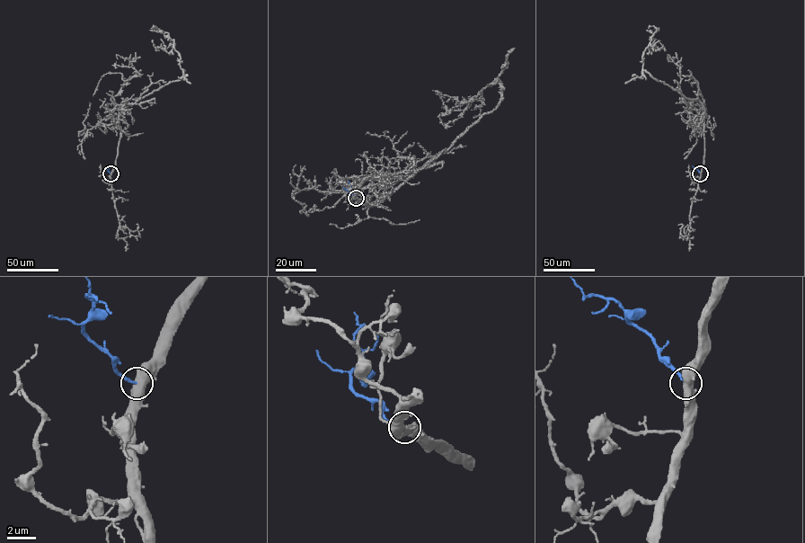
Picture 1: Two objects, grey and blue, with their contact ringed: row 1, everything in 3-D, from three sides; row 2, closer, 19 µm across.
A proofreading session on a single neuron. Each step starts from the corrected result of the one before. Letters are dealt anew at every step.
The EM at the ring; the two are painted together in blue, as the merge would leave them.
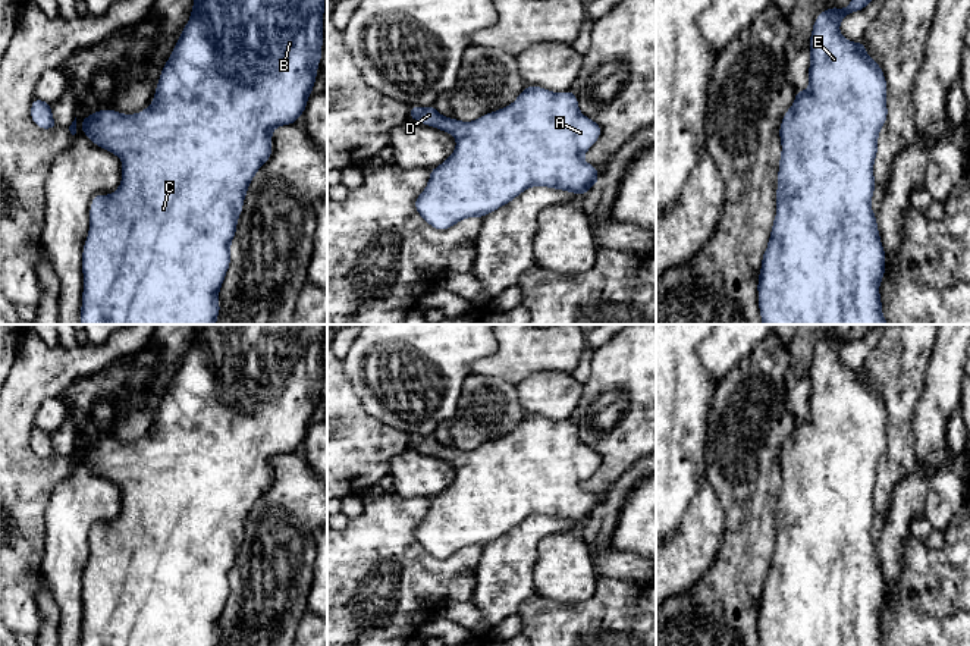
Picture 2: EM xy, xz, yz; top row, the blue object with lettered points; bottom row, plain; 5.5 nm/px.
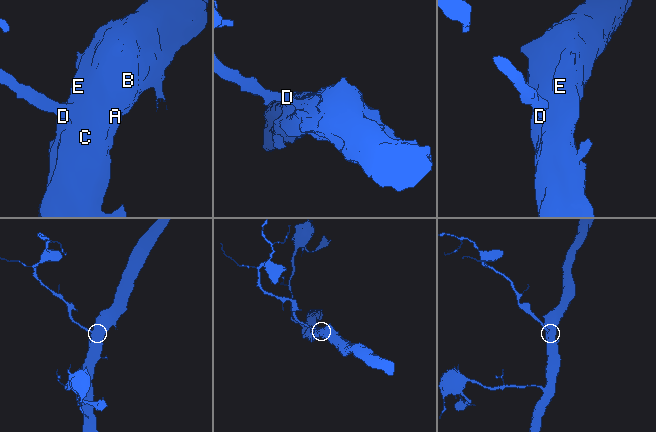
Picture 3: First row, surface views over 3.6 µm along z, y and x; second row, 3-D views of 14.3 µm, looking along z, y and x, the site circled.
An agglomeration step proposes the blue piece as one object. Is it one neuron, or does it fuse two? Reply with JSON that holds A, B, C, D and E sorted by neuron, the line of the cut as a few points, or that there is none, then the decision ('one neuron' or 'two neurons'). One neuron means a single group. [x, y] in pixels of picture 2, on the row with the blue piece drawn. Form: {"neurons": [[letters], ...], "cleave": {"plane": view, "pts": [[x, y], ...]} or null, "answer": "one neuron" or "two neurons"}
{"neurons": [["A", "B", "C", "D", "E"]], "cleave": null, "answer": "one neuron"}

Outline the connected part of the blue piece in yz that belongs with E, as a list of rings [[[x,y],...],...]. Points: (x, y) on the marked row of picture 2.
[[[851,0],[845,9],[829,7],[814,21],[809,43],[809,90],[795,90],[794,104],[785,112],[779,128],[782,153],[776,216],[757,283],[762,324],[888,324],[879,294],[886,254],[870,207],[876,185],[873,163],[878,137],[888,117],[888,87],[880,66],[866,53],[863,40],[853,43],[839,32],[841,21],[870,1]]]

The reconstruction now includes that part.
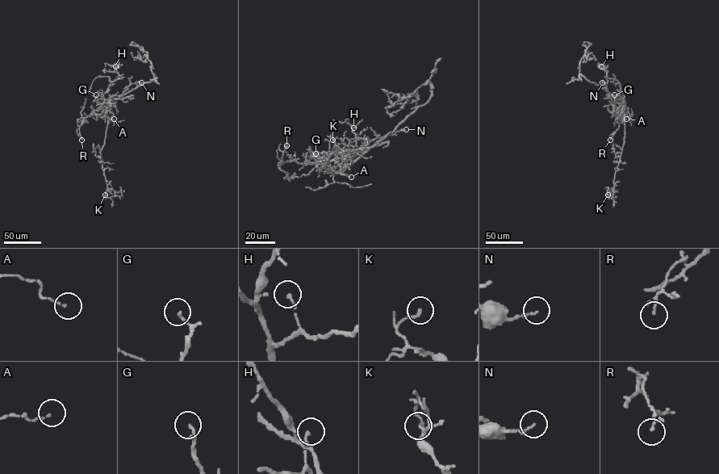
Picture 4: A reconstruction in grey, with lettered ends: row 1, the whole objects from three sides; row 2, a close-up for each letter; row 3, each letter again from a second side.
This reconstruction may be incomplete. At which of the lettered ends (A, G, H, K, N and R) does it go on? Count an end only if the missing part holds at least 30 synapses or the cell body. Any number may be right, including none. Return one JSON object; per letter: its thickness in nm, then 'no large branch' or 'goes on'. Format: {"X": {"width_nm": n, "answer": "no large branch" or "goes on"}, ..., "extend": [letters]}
{"A": {"width_nm": 100, "answer": "no large branch"}, "G": {"width_nm": 140, "answer": "no large branch"}, "H": {"width_nm": 150, "answer": "no large branch"}, "K": {"width_nm": 170, "answer": "no large branch"}, "N": {"width_nm": 160, "answer": "no large branch"}, "R": {"width_nm": 80, "answer": "no large branch"}, "extend": []}

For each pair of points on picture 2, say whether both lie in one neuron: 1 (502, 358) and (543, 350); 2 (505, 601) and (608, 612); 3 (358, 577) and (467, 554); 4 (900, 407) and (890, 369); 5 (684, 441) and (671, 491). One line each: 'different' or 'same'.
1: same
2: different
3: same
4: same
5: same

